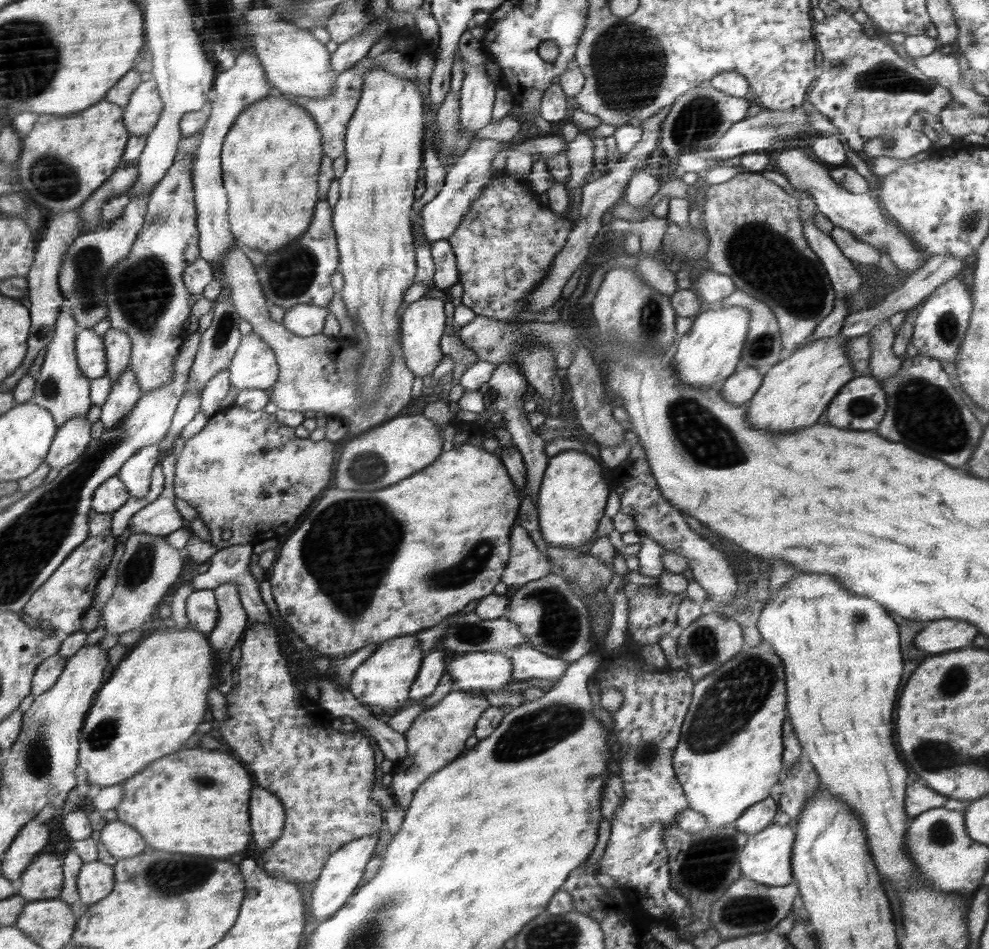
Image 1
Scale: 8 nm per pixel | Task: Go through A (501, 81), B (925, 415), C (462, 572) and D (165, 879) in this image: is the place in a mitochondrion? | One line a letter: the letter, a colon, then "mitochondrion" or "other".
A: other
B: mitochondrion
C: mitochondrion
D: mitochondrion

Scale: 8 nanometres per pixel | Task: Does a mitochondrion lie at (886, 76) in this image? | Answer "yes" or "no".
yes

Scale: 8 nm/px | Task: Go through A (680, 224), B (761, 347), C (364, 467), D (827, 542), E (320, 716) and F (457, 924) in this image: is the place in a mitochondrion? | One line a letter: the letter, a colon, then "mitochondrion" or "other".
A: other
B: mitochondrion
C: mitochondrion
D: other
E: other
F: other

